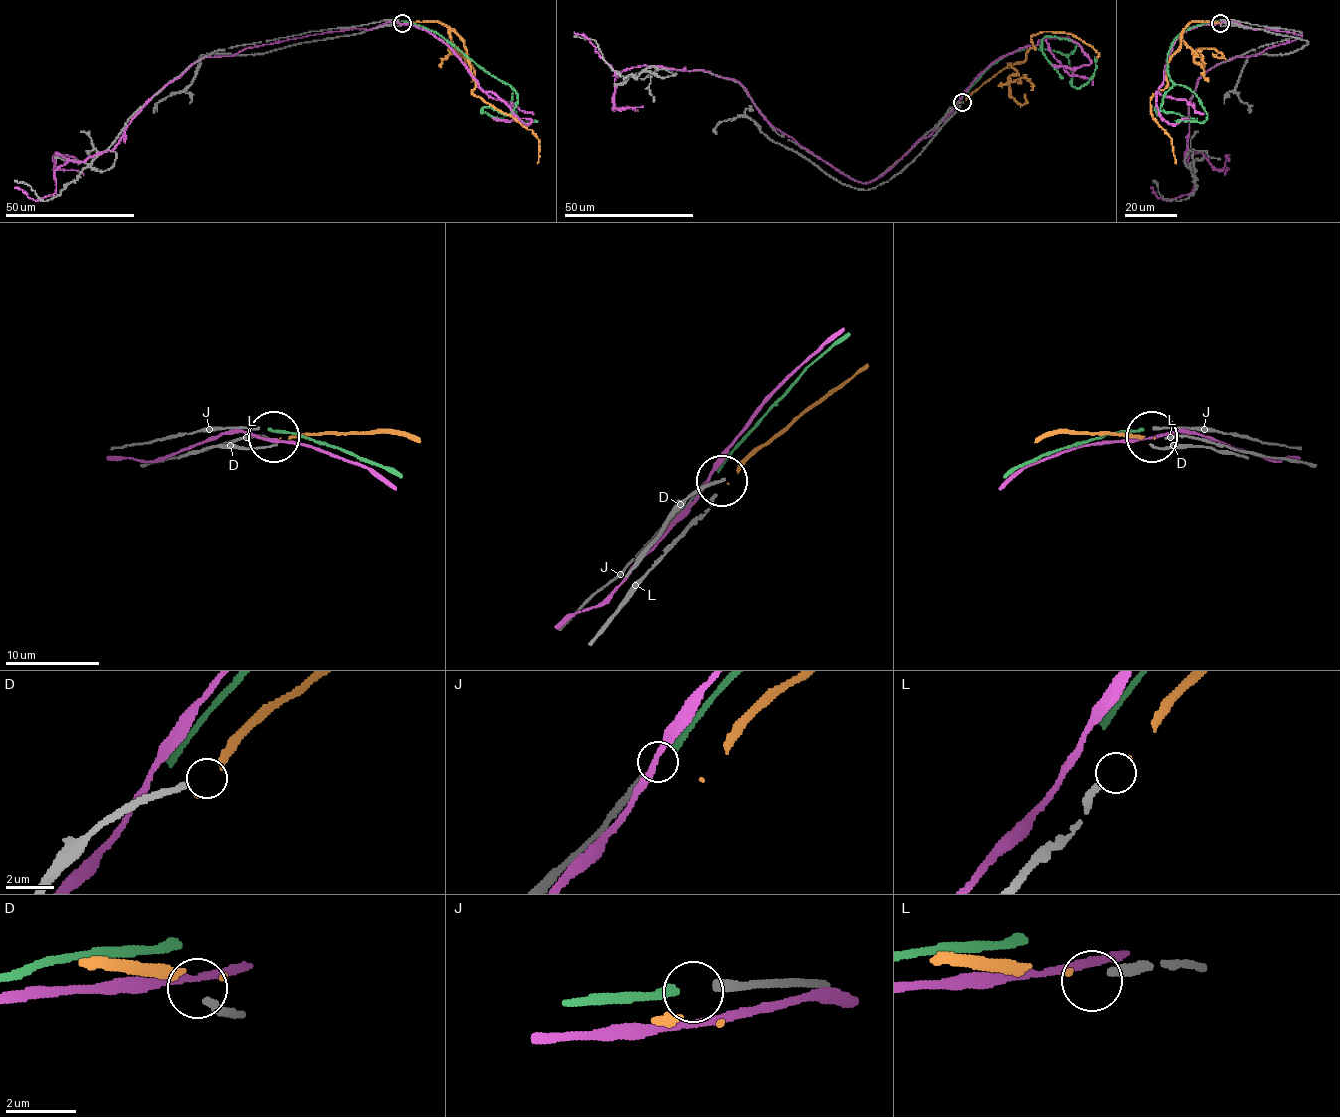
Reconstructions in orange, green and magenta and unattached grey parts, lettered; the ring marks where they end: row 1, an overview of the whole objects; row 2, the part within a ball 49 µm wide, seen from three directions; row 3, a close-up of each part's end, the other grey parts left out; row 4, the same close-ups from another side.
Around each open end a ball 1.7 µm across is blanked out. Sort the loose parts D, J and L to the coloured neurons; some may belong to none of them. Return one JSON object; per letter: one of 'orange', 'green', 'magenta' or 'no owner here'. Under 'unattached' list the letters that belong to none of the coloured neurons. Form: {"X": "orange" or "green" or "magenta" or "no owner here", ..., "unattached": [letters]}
{"D": "no owner here", "J": "green", "L": "orange", "unattached": ["D"]}

